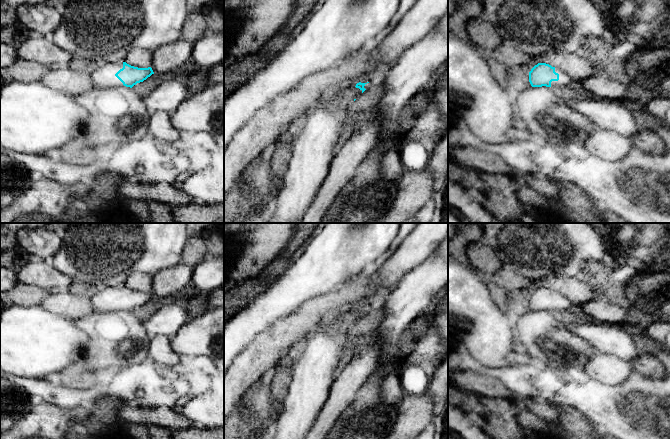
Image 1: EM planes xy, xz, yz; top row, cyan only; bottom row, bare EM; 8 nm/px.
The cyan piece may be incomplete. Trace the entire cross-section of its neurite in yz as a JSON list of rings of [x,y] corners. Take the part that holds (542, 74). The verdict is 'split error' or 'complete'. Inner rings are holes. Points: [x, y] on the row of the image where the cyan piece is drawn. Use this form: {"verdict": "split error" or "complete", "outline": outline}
{"verdict": "split error", "outline": [[[538,63],[529,72],[532,87],[561,87],[576,85],[576,81],[563,71],[546,63]]]}

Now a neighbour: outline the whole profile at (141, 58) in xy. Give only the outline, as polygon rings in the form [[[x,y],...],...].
[[[130,49],[124,59],[127,64],[138,67],[148,68],[152,65],[153,52],[146,49]]]

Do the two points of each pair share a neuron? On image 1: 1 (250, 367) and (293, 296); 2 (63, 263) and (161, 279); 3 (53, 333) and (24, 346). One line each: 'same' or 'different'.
1: different
2: different
3: same

